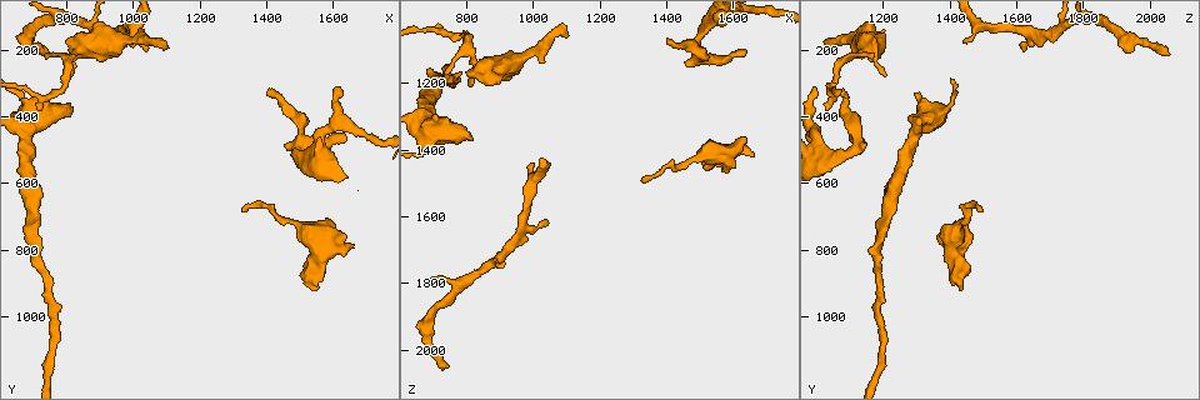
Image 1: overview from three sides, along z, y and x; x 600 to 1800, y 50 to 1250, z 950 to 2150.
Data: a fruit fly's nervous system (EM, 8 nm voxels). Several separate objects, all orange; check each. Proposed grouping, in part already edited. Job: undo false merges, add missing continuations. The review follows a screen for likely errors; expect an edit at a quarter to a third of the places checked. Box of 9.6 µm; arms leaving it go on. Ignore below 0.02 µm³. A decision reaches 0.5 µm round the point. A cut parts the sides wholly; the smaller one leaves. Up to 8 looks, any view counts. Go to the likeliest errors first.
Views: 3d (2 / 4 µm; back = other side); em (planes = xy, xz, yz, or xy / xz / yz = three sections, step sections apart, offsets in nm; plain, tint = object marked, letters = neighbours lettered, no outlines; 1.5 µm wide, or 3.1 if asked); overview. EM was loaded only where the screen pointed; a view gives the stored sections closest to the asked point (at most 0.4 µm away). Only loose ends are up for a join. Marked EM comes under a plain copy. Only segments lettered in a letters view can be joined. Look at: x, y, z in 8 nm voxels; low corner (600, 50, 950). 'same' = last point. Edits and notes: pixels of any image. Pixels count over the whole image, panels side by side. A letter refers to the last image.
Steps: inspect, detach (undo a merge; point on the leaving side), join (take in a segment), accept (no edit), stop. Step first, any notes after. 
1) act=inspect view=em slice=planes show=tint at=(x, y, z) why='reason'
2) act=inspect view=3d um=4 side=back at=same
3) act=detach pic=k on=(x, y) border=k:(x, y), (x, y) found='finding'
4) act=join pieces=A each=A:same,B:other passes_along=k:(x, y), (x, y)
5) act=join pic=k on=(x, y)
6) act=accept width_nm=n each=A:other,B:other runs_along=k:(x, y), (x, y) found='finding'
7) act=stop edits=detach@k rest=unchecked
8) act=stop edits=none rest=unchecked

act=inspect view=em slice=planes show=letters at=(1620, 770, 1360) why='branch stops here'

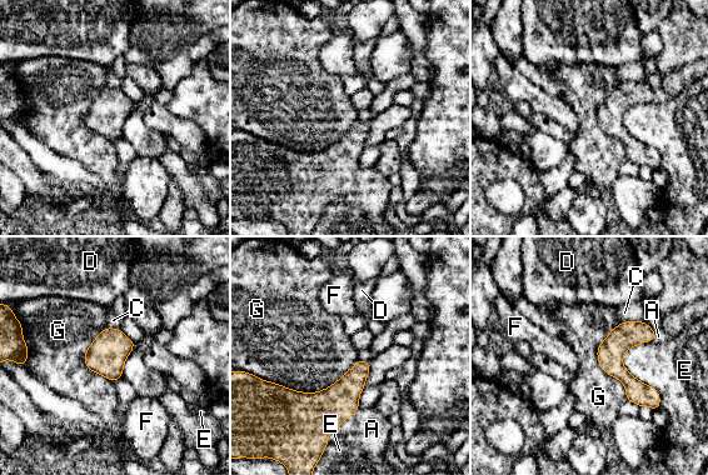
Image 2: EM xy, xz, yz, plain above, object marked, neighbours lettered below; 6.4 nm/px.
act=join pieces=A longest_contact=G:600nm each=A:same,C:other,D:other,E:other,F:other,G:other passes_along=2:(310, 418), (349, 416), (372, 429) found='the neuron continues'

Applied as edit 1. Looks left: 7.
act=inspect view=em slice=xz step=4 show=tint at=(1400, 330, 1070) why='branch stops here'

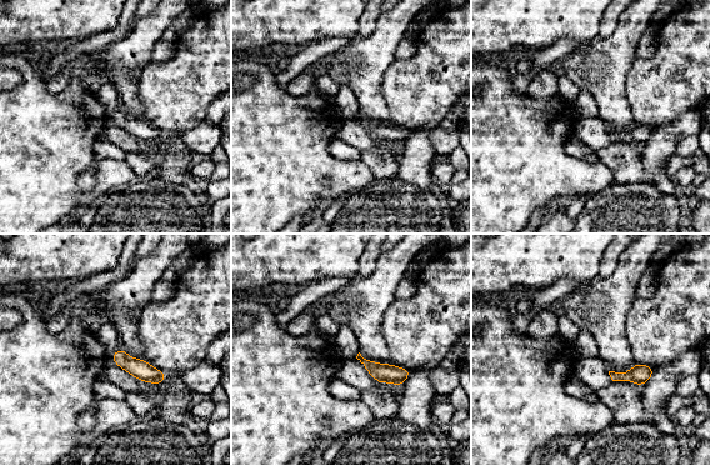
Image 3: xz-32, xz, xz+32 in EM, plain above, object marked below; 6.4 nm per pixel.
act=inspect view=em slice=planes show=letters at=same

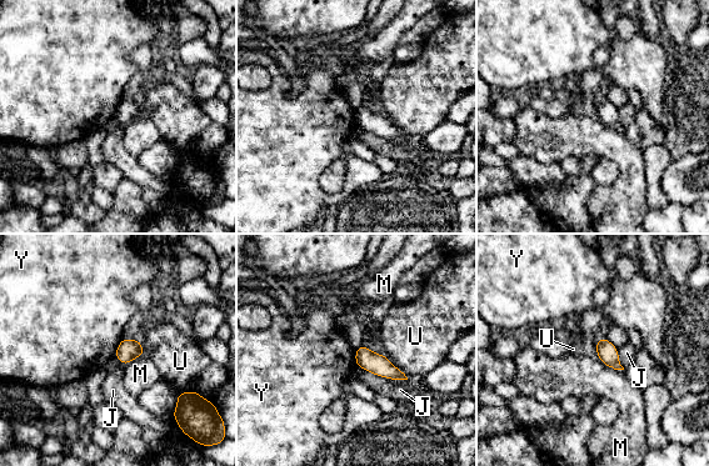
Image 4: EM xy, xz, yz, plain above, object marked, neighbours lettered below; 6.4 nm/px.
act=accept longest_contact=J:340nm each=J:other,M:other,U:other,Y:other border=4:(123, 339), (114, 355) found='no lettered segment goes on from it'

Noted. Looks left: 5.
act=inspect view=3d um=4 at=(750, 200, 2050) why='free end'

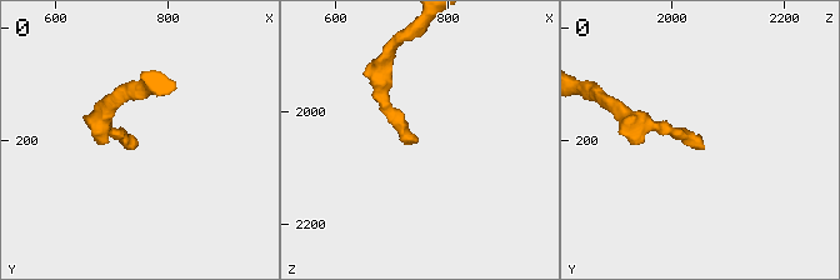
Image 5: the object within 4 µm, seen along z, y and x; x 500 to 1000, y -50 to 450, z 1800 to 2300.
act=inspect view=em slice=planes show=letters at=(750, 205, 2045) why='shape alone is not enough'

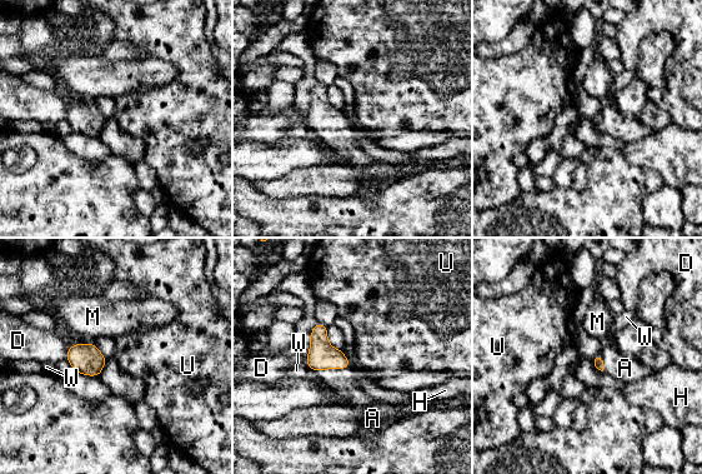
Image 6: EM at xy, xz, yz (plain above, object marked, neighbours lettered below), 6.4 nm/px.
act=join pieces=A longest_contact=A:200nm each=A:same,D:other,H:other,M:other,U:other,W:other passes_along=6:(322, 355), (334, 368), (344, 382) found='it goes on there'

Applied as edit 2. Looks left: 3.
act=stop edits=join@2,join@6 rest=unchecked

